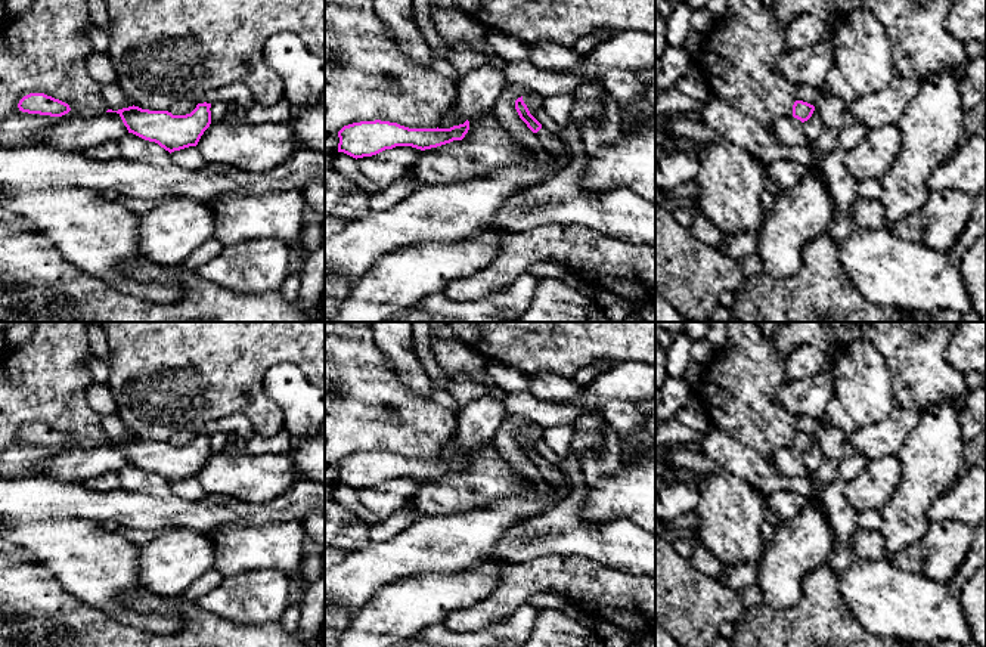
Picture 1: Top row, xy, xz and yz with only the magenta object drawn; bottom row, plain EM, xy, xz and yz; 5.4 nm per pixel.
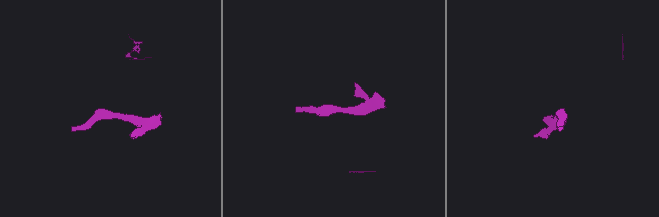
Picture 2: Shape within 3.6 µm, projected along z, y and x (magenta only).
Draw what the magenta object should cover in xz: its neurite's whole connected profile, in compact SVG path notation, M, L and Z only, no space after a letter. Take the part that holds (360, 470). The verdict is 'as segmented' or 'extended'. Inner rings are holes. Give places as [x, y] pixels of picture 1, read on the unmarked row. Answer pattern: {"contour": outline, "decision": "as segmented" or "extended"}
{"contour": "M381 451L360 452L344 456L338 462L338 483L344 483L357 490L396 477L412 477L425 482L453 471L462 471L468 461L468 451L450 459L409 459Z", "decision": "as segmented"}

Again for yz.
{"contour": "M796 431L793 436L793 448L801 453L807 452L812 448L813 442L815 437L803 431Z", "decision": "as segmented"}

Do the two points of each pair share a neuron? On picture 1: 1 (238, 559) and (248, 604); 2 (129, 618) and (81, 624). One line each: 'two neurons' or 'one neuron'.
1: two neurons
2: two neurons

